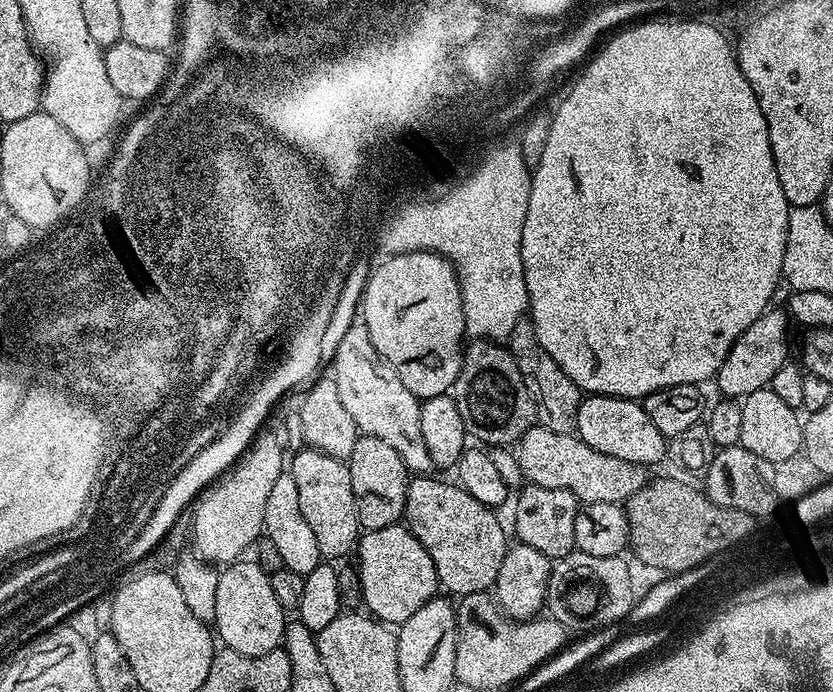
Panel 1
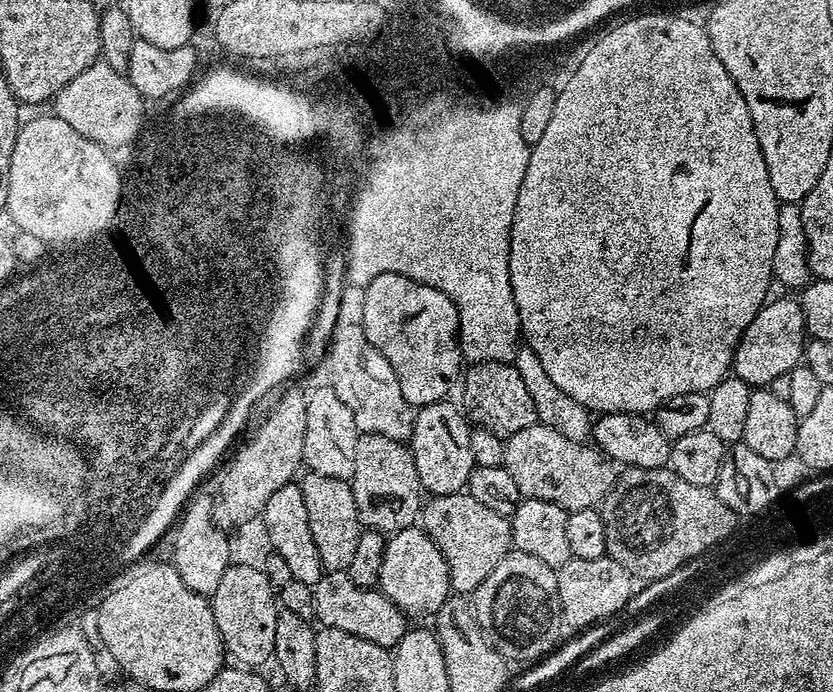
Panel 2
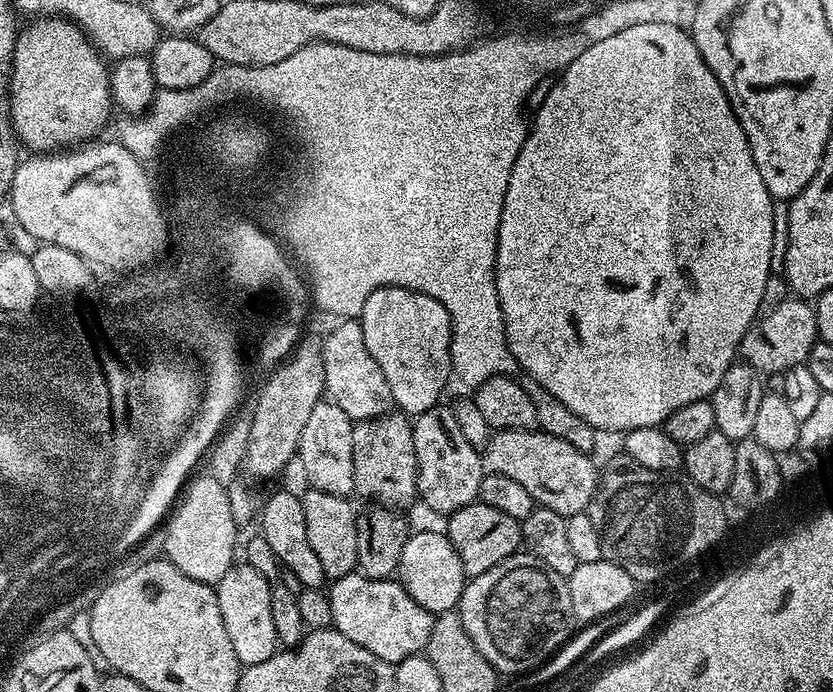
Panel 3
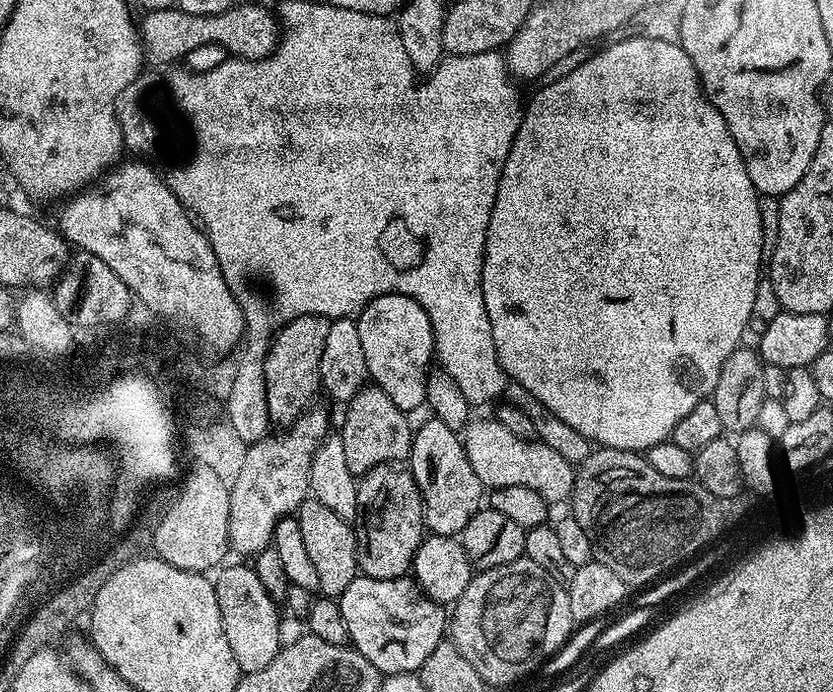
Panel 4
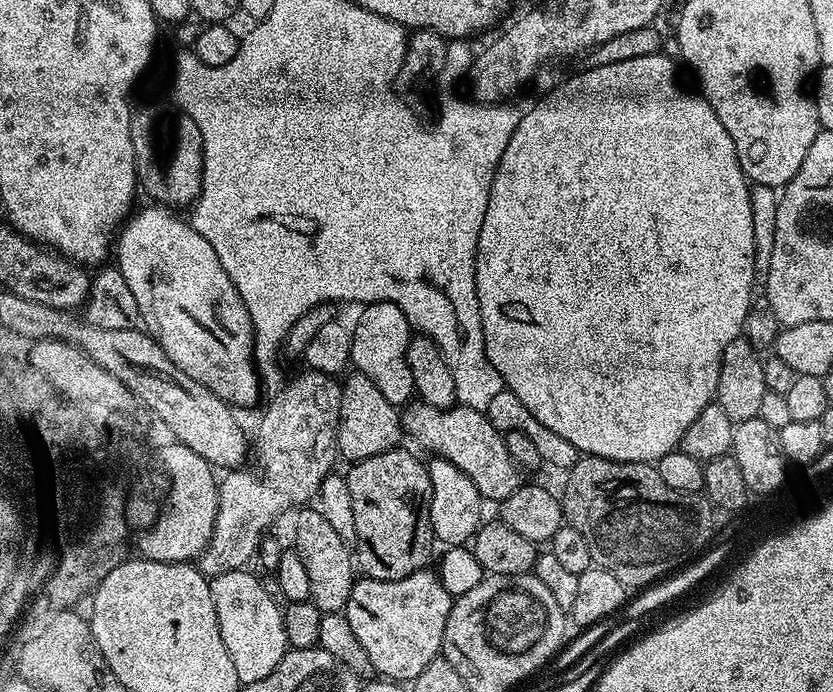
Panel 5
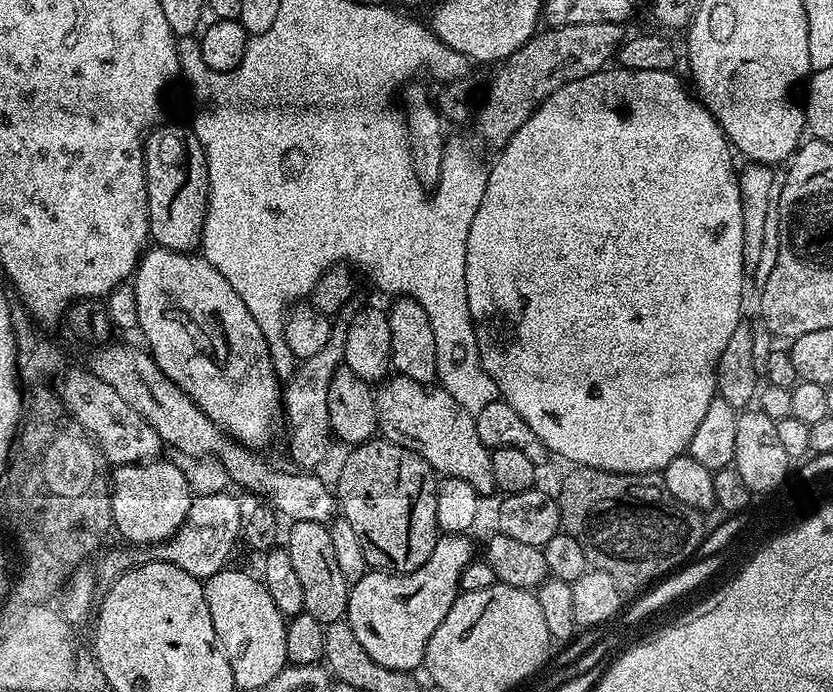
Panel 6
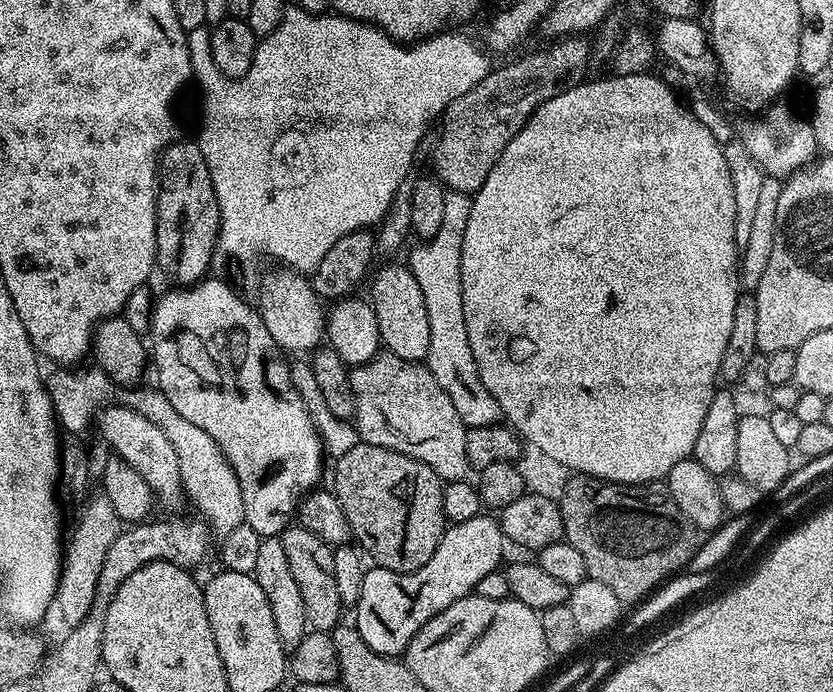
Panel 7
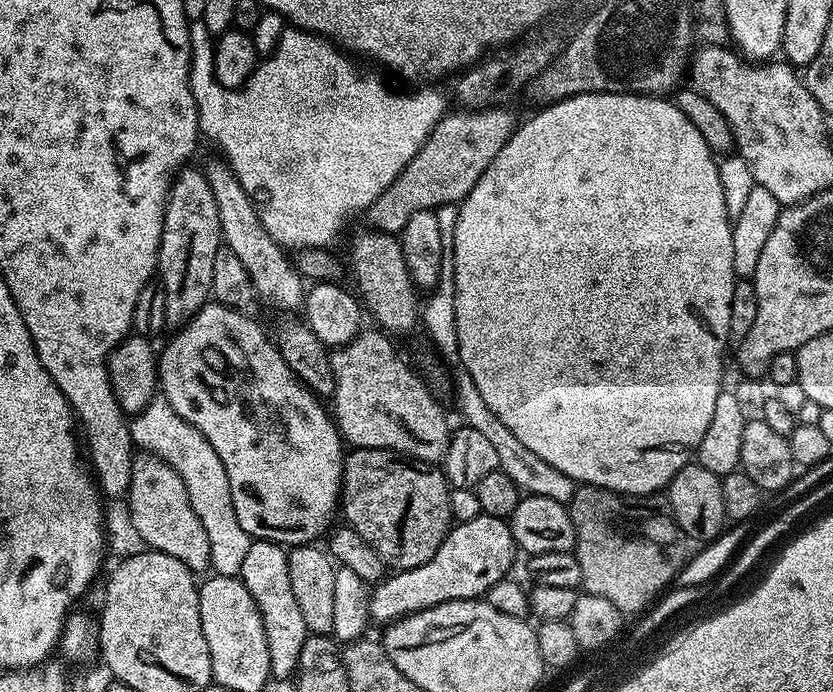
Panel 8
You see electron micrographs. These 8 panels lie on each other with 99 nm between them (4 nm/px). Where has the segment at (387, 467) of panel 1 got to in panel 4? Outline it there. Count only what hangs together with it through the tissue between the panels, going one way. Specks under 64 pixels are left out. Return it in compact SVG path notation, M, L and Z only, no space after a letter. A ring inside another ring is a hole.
M375 386L361 388L355 398L347 401L346 408L348 408L348 413L344 416L344 429L339 429L338 435L346 452L346 463L355 477L365 476L380 464L396 464L409 459L414 435L413 425L408 425L409 413L398 410L398 406L394 406L394 402L386 398L381 388Z

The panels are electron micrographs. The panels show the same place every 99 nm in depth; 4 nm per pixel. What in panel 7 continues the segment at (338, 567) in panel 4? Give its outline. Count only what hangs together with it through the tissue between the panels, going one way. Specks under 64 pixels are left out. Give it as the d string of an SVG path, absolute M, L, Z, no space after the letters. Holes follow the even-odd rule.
M299 526L285 528L279 537L282 542L282 550L286 550L286 558L290 562L294 582L298 582L298 591L302 594L302 606L306 606L309 629L331 633L332 629L342 620L340 616L342 601L334 578L333 545L322 542L318 534L310 534L310 530Z

